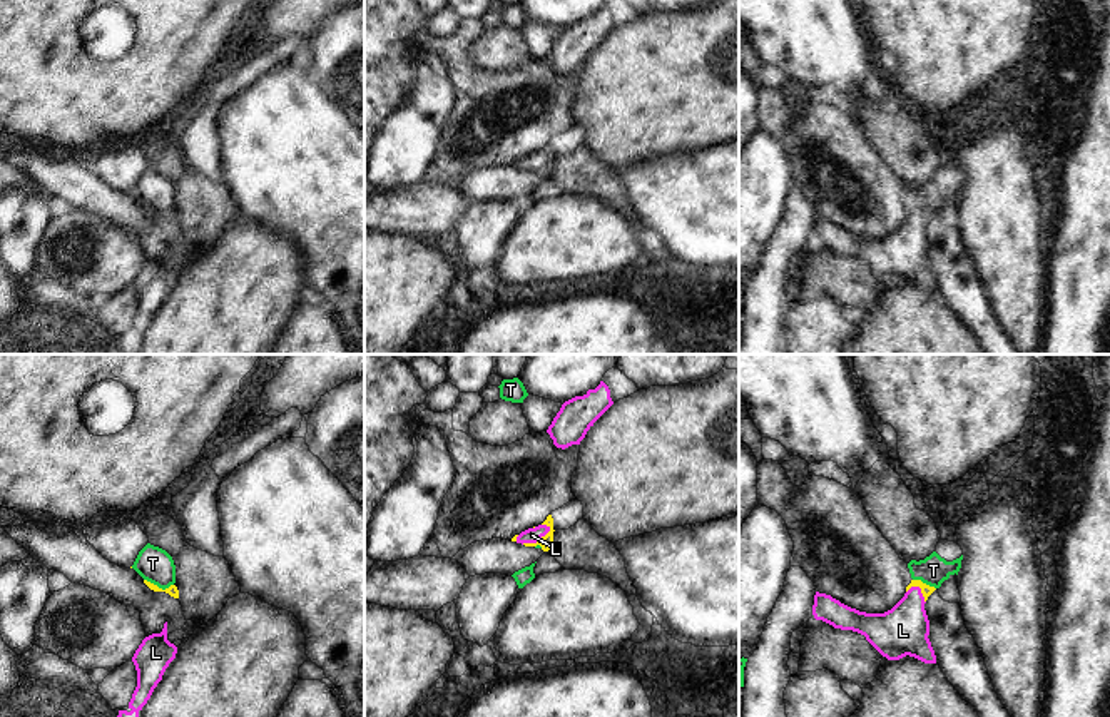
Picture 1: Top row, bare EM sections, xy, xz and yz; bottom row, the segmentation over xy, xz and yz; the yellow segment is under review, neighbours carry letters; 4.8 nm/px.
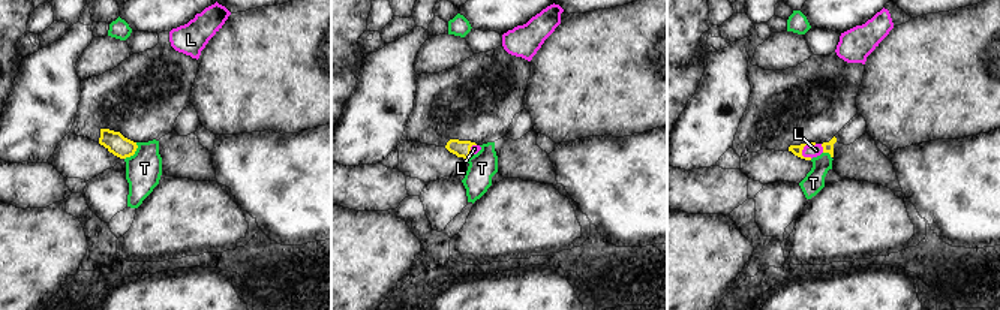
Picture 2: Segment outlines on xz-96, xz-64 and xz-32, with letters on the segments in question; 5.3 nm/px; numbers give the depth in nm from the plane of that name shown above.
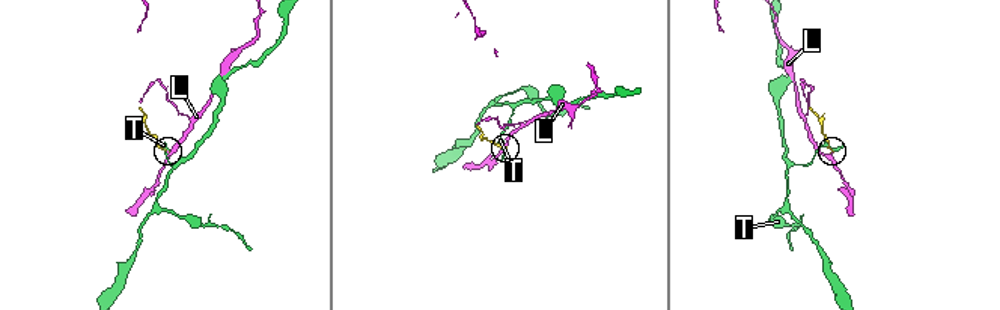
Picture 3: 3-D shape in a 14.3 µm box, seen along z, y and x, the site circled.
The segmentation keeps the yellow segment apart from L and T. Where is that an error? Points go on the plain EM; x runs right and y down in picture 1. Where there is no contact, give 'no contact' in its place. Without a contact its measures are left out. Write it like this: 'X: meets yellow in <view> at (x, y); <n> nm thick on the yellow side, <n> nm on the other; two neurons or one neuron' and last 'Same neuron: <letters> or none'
L: meets yellow in xz at (539, 166); 70 nm thick on the yellow side, 80 nm on the other; one neuron
T: meets yellow in xy at (157, 213); 50 nm thick on the yellow side, 170 nm on the other; two neurons
Same neuron: L

